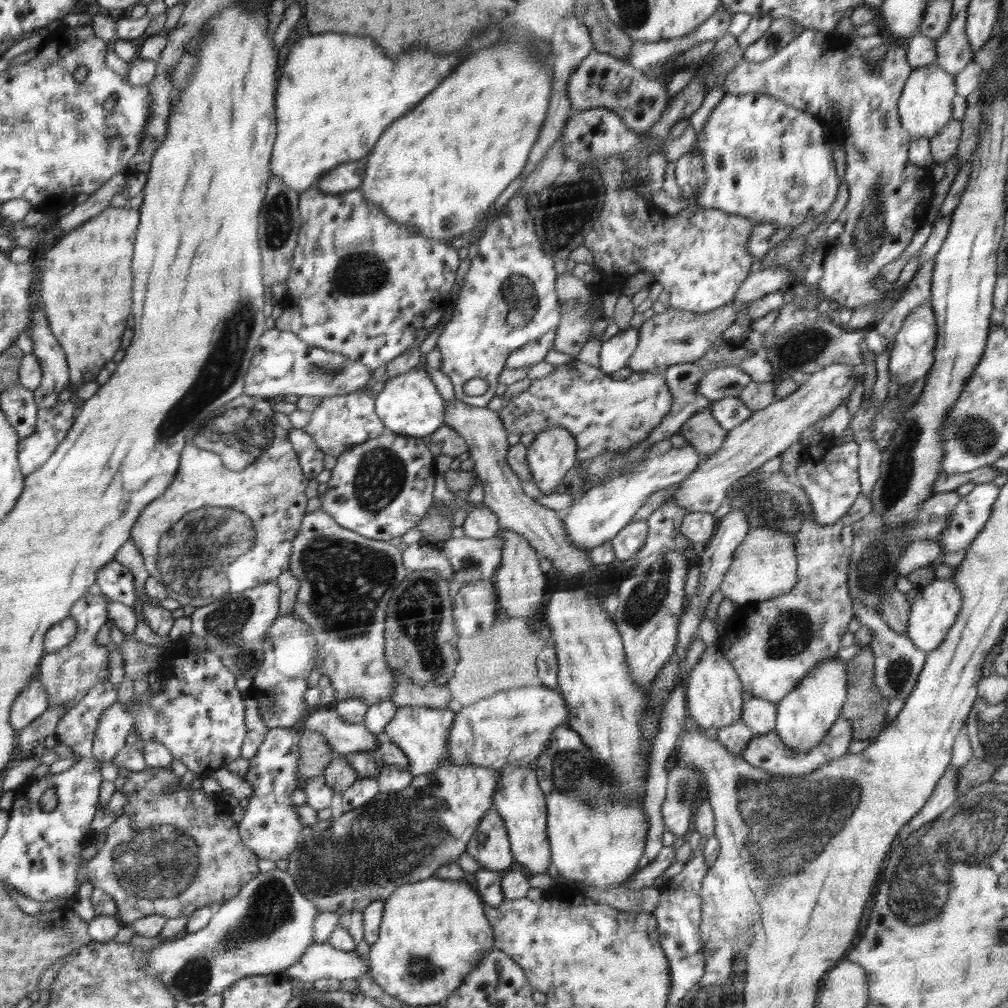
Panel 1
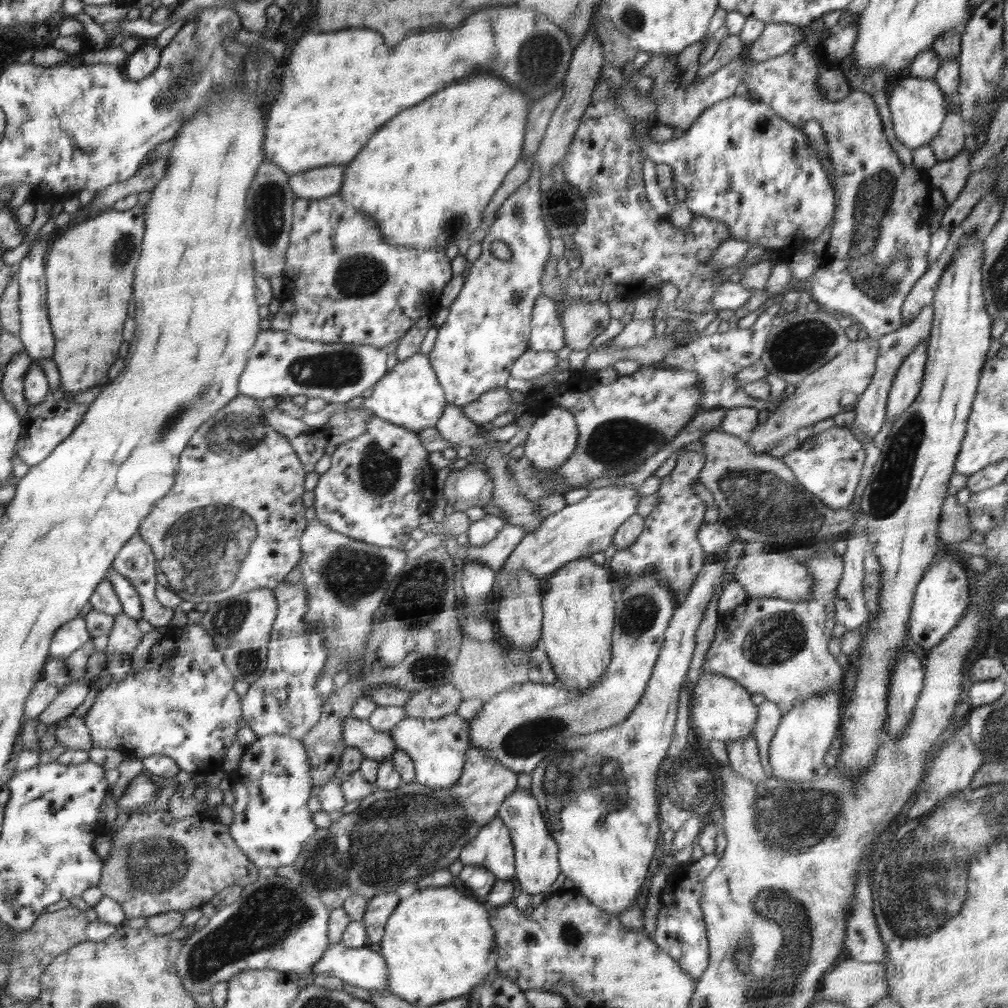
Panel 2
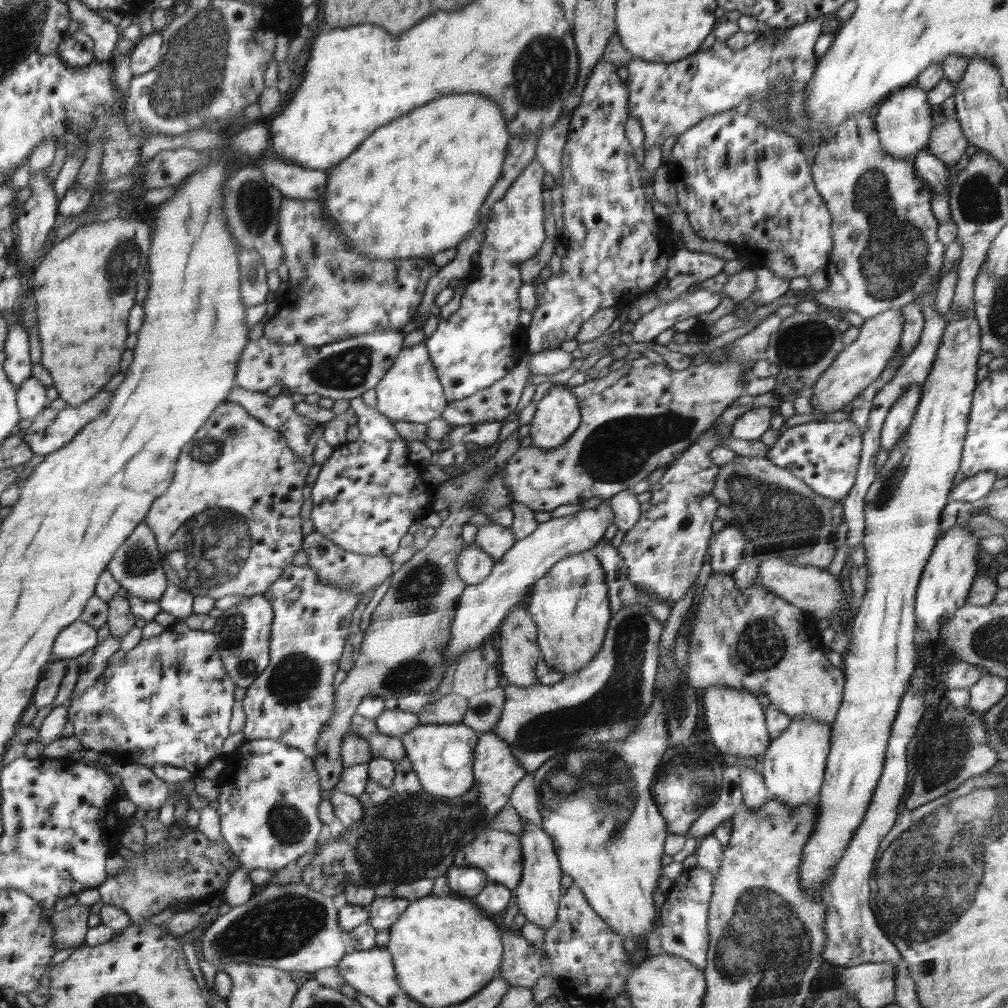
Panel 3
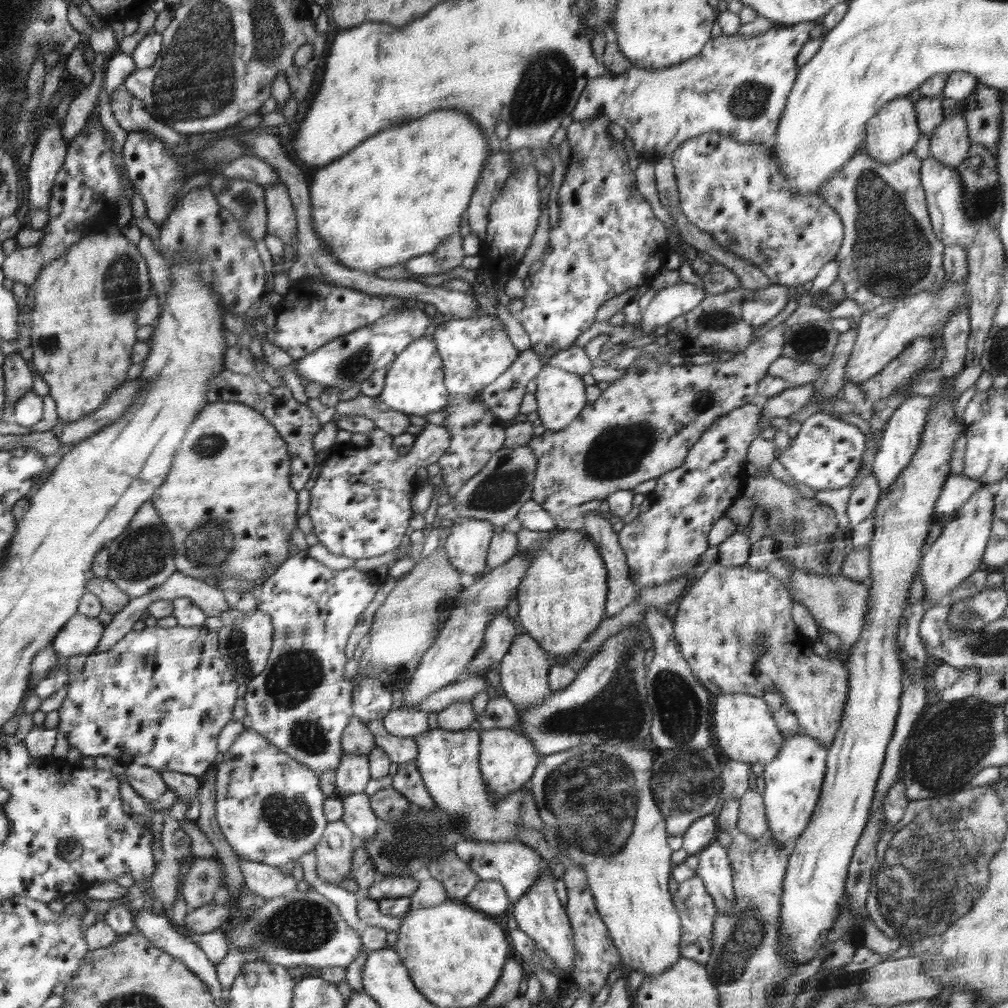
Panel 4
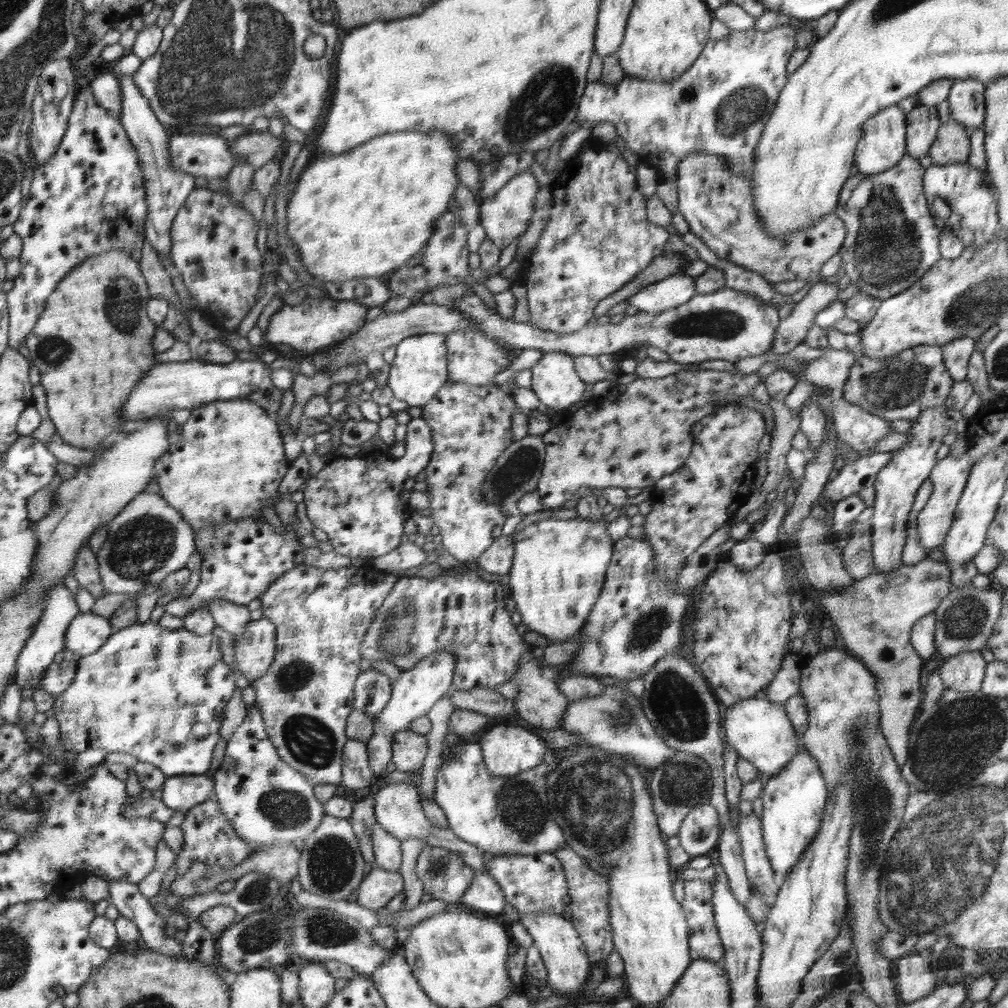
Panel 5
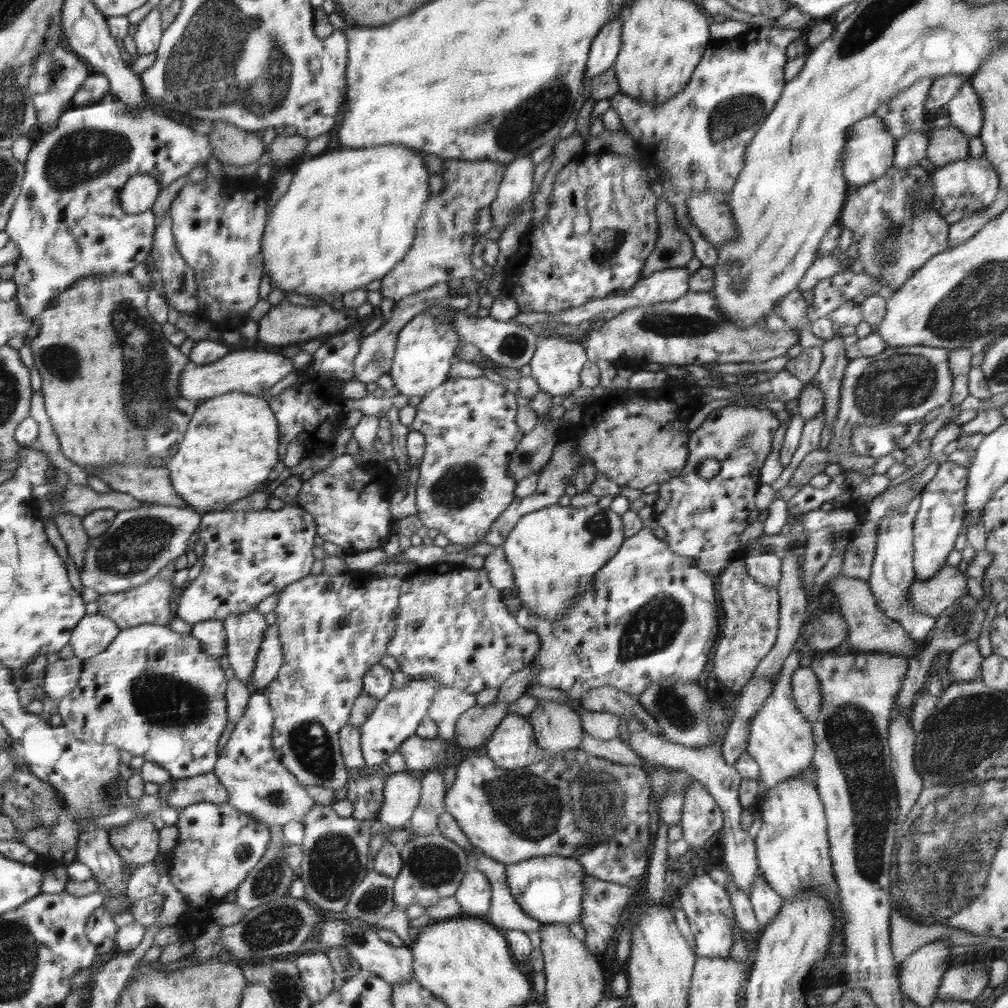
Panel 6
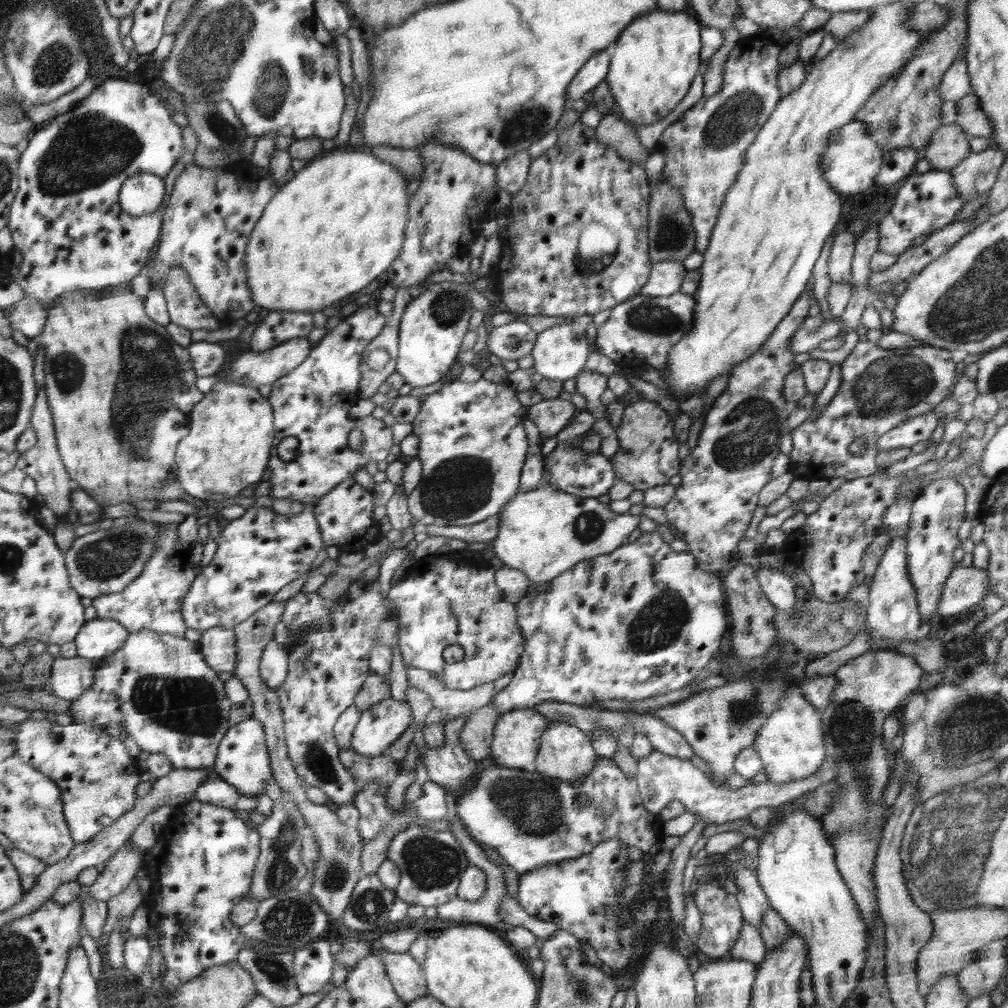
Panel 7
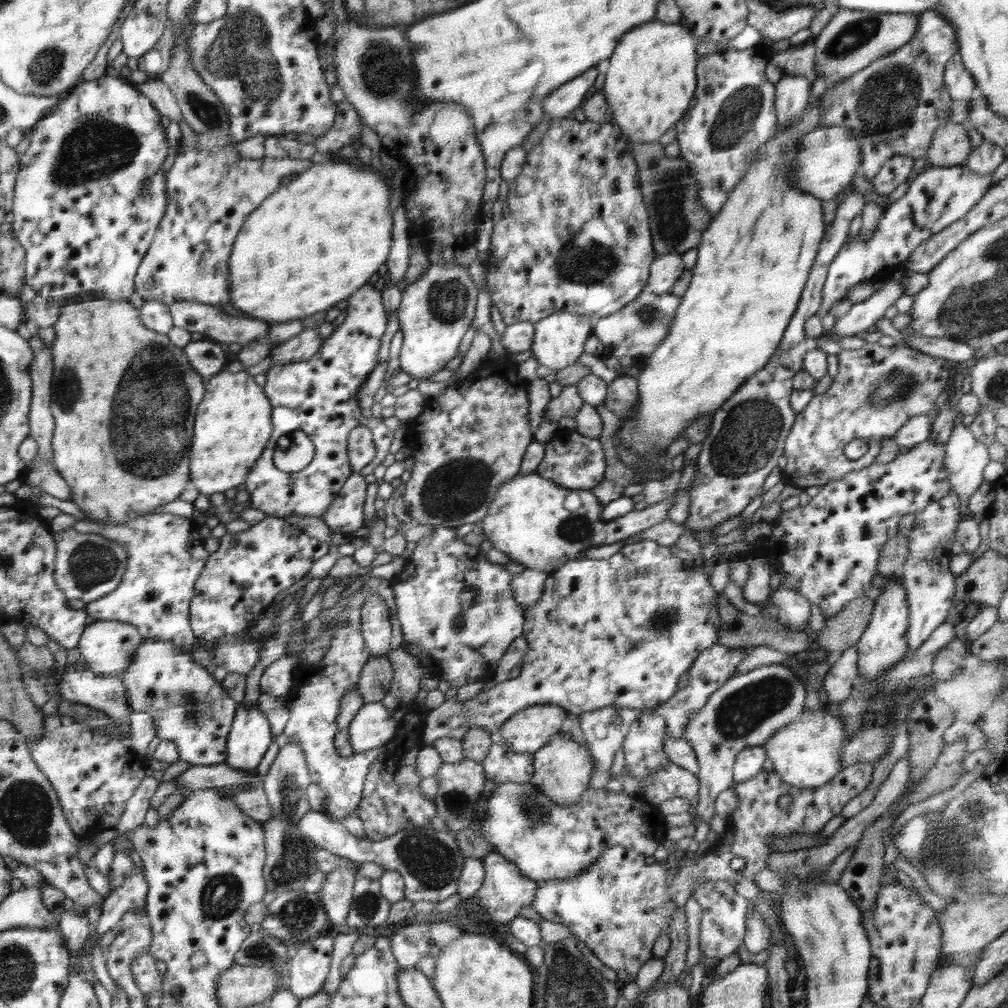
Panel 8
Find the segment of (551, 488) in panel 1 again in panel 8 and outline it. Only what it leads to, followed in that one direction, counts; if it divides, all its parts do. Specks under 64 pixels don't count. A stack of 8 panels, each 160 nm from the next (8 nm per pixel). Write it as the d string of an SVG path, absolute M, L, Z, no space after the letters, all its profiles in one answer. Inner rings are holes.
M566 312L550 314L542 321L535 322L534 326L535 333L530 350L536 356L540 366L546 366L557 371L576 364L578 356L584 352L584 342L588 340L588 336L592 332L592 326L590 326L590 320L587 317Z

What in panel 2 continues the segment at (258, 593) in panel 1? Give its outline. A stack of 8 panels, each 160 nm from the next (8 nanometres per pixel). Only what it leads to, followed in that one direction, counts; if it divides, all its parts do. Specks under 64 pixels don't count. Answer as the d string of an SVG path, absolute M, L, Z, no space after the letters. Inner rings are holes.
M258 588L245 593L238 594L233 598L217 601L210 604L202 619L196 624L202 625L214 640L218 650L224 655L223 664L230 670L236 680L252 683L259 681L267 671L268 666L268 644L271 639L272 627L277 615L277 602L274 598L273 589Z

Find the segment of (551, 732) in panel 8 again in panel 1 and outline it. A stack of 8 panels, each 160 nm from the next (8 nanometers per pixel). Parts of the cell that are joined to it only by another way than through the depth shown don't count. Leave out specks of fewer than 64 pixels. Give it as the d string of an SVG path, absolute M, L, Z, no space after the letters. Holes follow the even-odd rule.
M452 762L444 763L440 768L436 768L428 774L415 776L414 781L405 790L391 795L378 792L374 798L366 801L358 808L330 819L318 820L314 825L305 826L303 833L299 834L299 840L294 852L287 858L289 862L287 871L290 874L296 874L296 886L300 886L300 890L304 890L304 894L308 894L308 898L312 898L311 901L316 902L316 906L320 906L320 913L338 913L340 916L353 910L362 912L371 902L385 901L399 886L430 878L444 865L458 862L460 854L464 854L467 851L467 846L470 844L479 822L486 816L487 811L493 808L499 779L499 771L491 768L476 765L459 765Z

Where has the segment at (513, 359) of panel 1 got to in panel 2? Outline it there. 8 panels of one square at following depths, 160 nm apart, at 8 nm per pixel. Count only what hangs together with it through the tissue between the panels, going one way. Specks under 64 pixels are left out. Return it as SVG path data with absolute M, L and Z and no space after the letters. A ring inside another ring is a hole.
M544 293L538 296L532 310L528 349L536 352L557 352L565 346L563 328L556 310L556 303L552 302L548 296Z

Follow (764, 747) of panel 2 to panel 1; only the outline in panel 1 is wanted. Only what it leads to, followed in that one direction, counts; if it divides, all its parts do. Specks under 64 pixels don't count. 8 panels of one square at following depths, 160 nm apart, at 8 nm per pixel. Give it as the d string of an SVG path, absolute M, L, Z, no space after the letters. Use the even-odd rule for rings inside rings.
M752 697L742 704L741 722L755 735L768 734L775 730L777 703L765 698Z

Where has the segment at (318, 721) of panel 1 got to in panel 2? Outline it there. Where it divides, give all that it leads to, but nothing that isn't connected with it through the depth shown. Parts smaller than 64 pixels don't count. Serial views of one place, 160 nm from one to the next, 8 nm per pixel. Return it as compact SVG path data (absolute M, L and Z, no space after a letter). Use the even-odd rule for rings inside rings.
M355 717L343 720L343 741L348 747L361 750L365 758L379 762L398 749L390 732L376 731L366 719Z

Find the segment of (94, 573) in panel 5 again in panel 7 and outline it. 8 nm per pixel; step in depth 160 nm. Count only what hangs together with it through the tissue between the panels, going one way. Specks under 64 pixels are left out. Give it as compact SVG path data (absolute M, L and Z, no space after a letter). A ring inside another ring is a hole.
M42 386L38 390L31 418L37 442L32 449L23 452L18 460L18 468L35 480L39 498L42 499L45 506L54 512L58 518L58 523L70 523L65 515L69 508L72 508L72 492L76 488L76 482L70 477L69 471L64 466L62 455L59 453L58 440L55 438L54 415L50 414L51 408L48 404L50 403L46 398L45 388Z

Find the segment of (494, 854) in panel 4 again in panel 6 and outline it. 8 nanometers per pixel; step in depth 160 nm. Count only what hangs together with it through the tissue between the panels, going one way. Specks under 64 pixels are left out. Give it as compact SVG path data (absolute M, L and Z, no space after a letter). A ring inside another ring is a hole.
M540 856L506 865L507 883L521 909L541 923L571 925L583 916L583 878L588 876L577 857Z

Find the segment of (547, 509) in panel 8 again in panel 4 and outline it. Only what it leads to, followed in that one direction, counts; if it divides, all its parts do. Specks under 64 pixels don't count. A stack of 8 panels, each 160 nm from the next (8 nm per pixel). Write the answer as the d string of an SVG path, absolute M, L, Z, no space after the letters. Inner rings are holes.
M522 528L516 533L518 549L527 550L527 556L531 558L530 569L527 570L526 578L518 590L519 620L525 632L547 652L552 663L555 657L569 658L578 654L580 648L590 638L590 634L606 618L605 602L608 596L608 573L599 547L587 533L572 529L560 529L557 532L557 529L538 532Z

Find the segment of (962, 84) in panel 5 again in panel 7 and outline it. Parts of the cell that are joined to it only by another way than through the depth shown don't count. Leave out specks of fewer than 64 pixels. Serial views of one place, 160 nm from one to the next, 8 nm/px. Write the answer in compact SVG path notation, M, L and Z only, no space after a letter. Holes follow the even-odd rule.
M969 93L955 103L956 124L970 137L982 137L993 140L991 122L987 114L982 110L979 98Z

